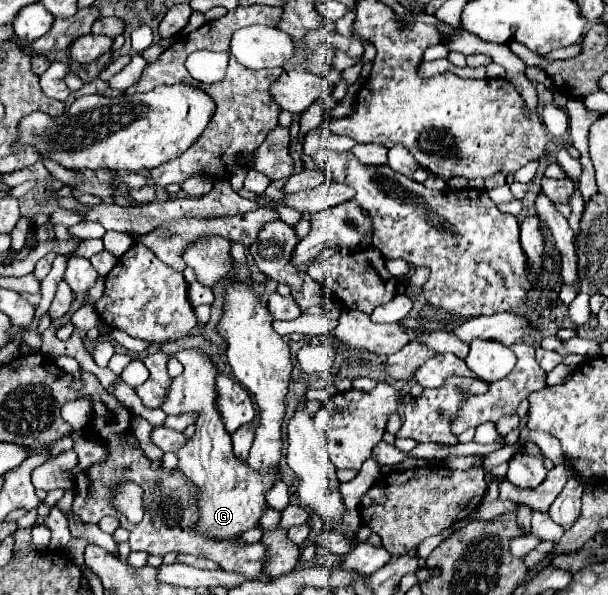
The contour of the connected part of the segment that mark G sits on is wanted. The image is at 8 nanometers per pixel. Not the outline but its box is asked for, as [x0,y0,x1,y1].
[163,347,277,541]

